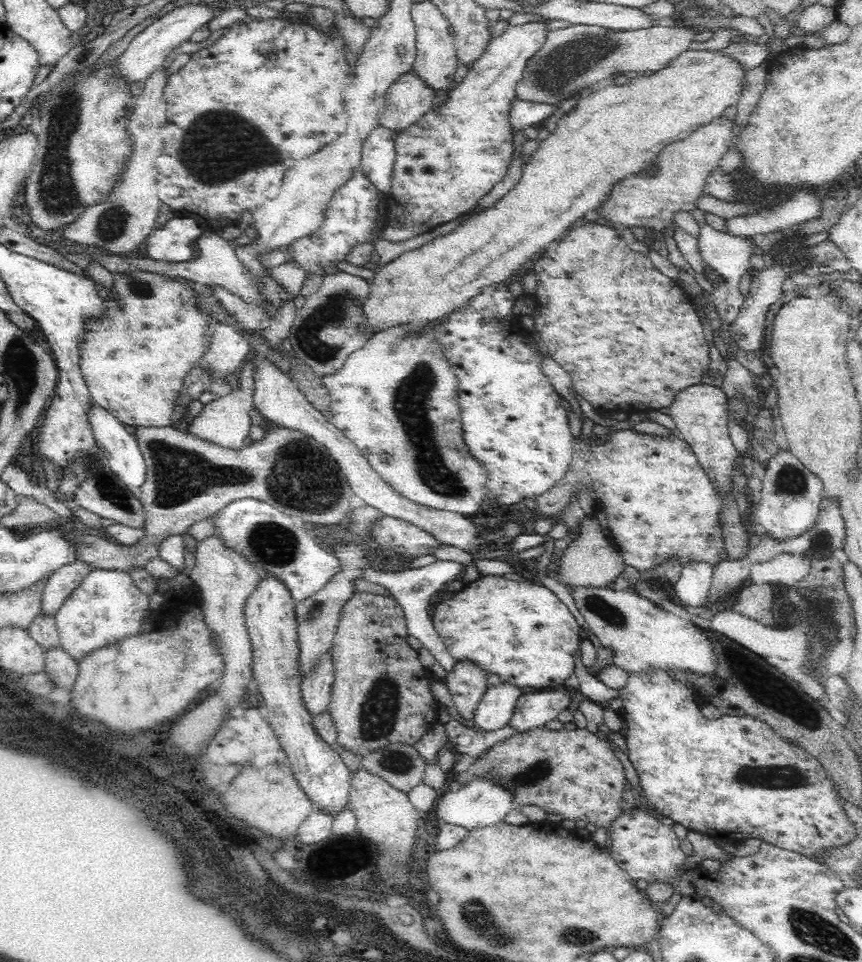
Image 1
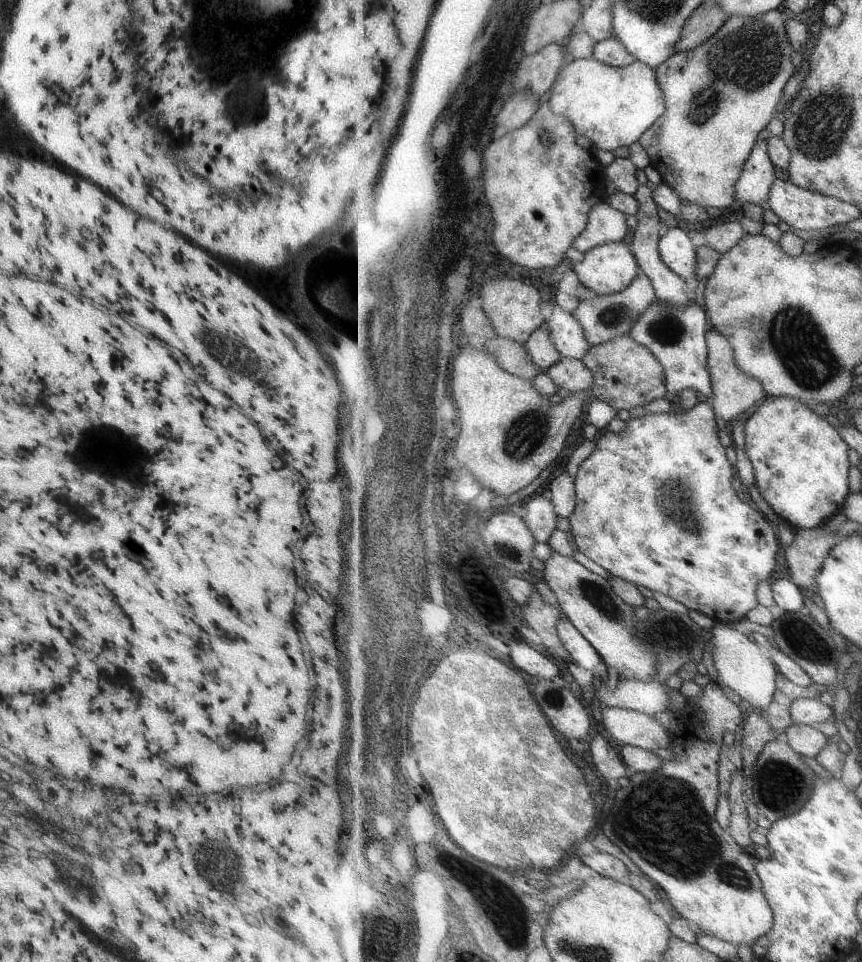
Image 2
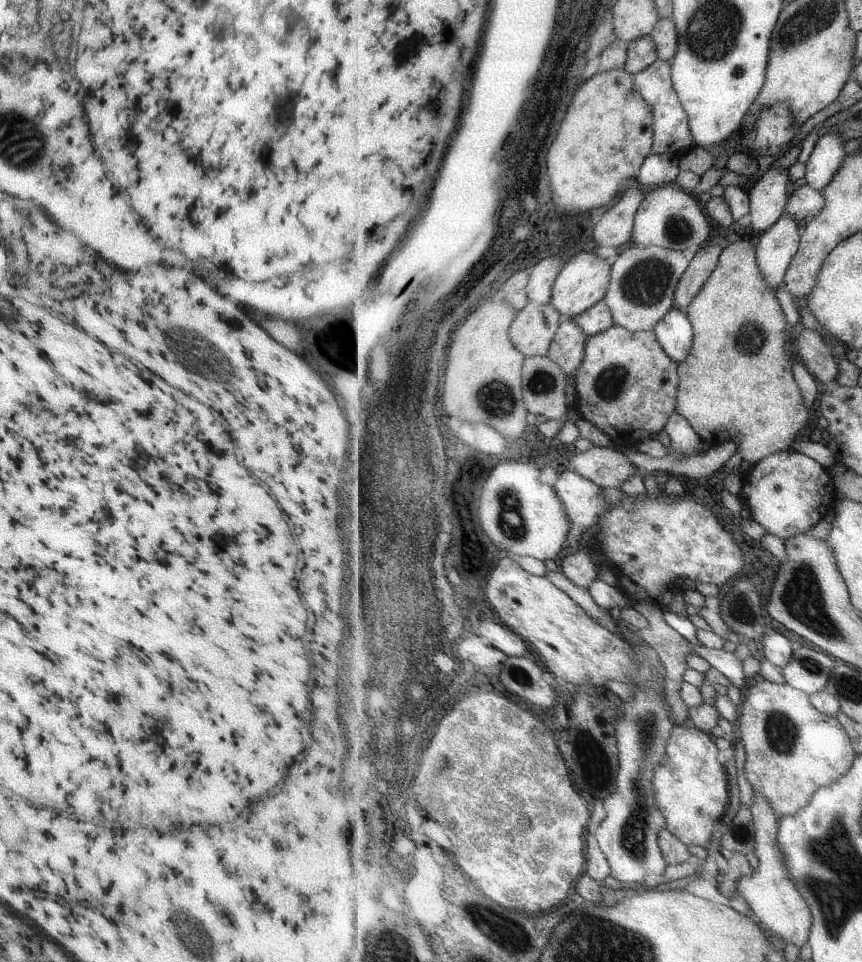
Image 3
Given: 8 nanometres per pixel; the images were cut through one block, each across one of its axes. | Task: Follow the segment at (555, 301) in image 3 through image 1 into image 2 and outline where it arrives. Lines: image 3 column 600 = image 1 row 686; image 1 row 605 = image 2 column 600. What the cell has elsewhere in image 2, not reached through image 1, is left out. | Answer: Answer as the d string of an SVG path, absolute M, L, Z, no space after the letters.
M609 242L584 254L583 260L573 264L579 282L597 295L609 296L623 292L642 272L630 245Z

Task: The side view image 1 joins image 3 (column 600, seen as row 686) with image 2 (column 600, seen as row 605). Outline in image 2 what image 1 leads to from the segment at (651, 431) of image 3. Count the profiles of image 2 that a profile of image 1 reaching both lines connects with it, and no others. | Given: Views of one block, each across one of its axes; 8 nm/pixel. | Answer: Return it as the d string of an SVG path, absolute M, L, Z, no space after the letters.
M629 335L590 346L583 362L594 372L593 398L608 402L617 410L627 411L651 404L655 399L666 398L665 368L652 350L639 344Z

